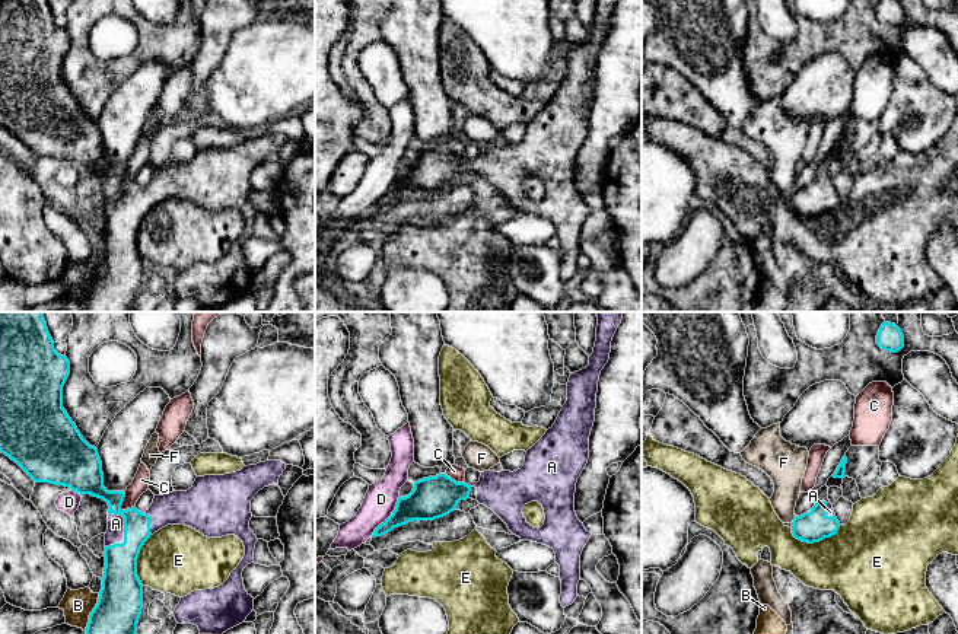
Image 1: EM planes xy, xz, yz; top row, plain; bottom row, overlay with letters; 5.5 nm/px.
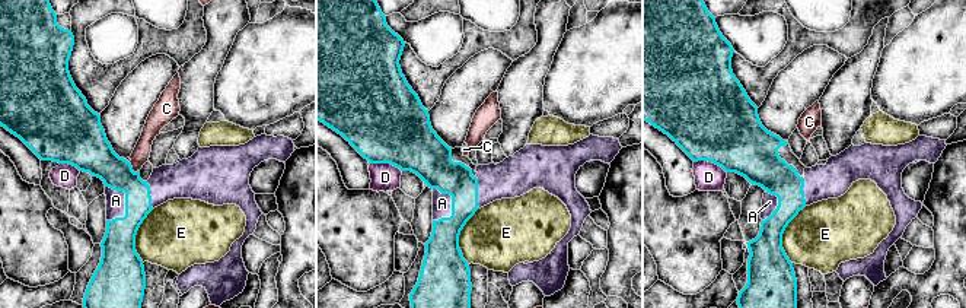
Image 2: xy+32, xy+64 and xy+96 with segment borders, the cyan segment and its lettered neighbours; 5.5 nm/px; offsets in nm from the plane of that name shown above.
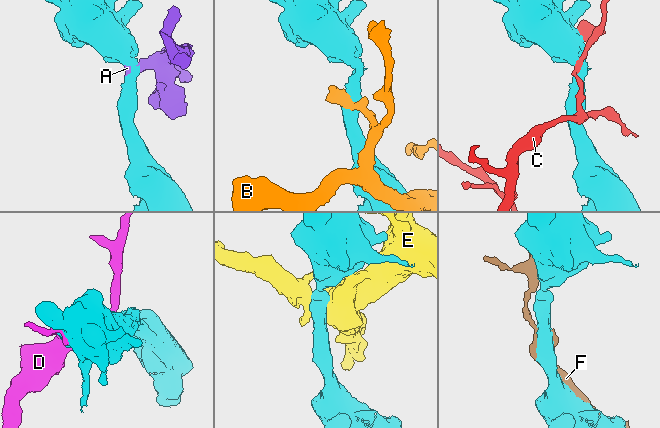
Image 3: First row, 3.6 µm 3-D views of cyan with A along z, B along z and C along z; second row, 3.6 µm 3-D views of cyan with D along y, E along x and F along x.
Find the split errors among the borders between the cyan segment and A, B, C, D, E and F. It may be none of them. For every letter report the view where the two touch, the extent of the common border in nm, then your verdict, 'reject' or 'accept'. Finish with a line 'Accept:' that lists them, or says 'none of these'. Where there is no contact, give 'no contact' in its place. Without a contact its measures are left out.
A: contact in xy; length 200 nm; accept
B: contact in xy; length 220 nm; reject
C: contact in xy; length 110 nm; reject
D: contact in xz; length 280 nm; reject
E: contact in yz; length 280 nm; reject
F: contact in yz; length 50 nm; reject
Accept: A

